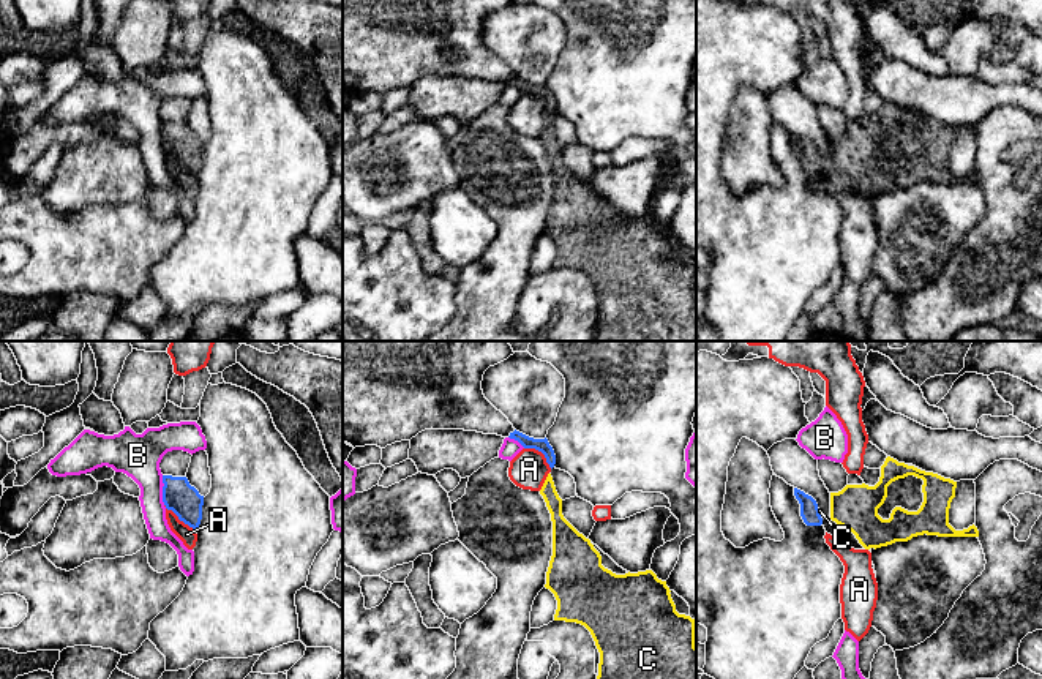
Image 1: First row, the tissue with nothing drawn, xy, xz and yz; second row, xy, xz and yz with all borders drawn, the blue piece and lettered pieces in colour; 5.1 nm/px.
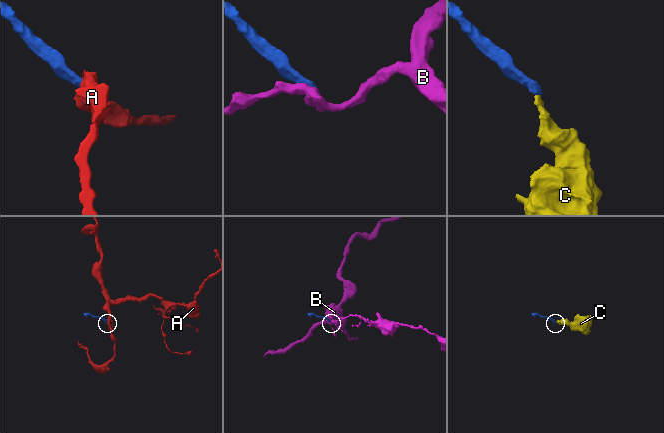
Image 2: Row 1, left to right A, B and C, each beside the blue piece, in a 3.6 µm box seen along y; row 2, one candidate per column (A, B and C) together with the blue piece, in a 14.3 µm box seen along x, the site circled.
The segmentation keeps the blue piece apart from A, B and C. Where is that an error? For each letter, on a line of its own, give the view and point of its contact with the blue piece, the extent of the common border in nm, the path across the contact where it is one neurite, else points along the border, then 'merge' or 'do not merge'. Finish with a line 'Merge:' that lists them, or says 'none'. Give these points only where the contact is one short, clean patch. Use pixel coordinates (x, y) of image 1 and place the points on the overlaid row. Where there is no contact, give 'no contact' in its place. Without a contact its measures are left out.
A: xy (179, 518) | 200 nm | along xy (164, 504), (194, 529) | do not merge
B: xy (163, 490) | 150 nm | along xy (161, 476), (164, 504) | do not merge
C: yz (818, 513) | 40 nm | across yz (809, 509), (818, 513), (820, 510) | merge
Merge: C

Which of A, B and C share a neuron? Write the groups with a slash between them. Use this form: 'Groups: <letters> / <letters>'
Groups: A / B / C

